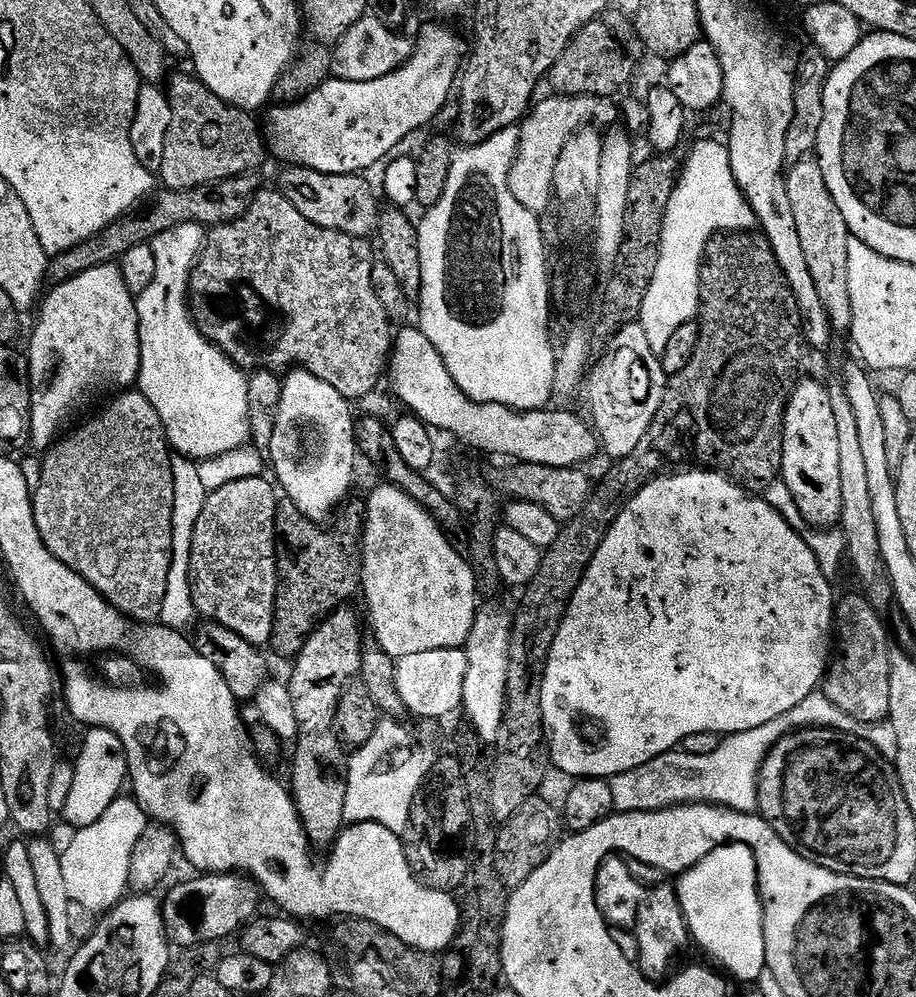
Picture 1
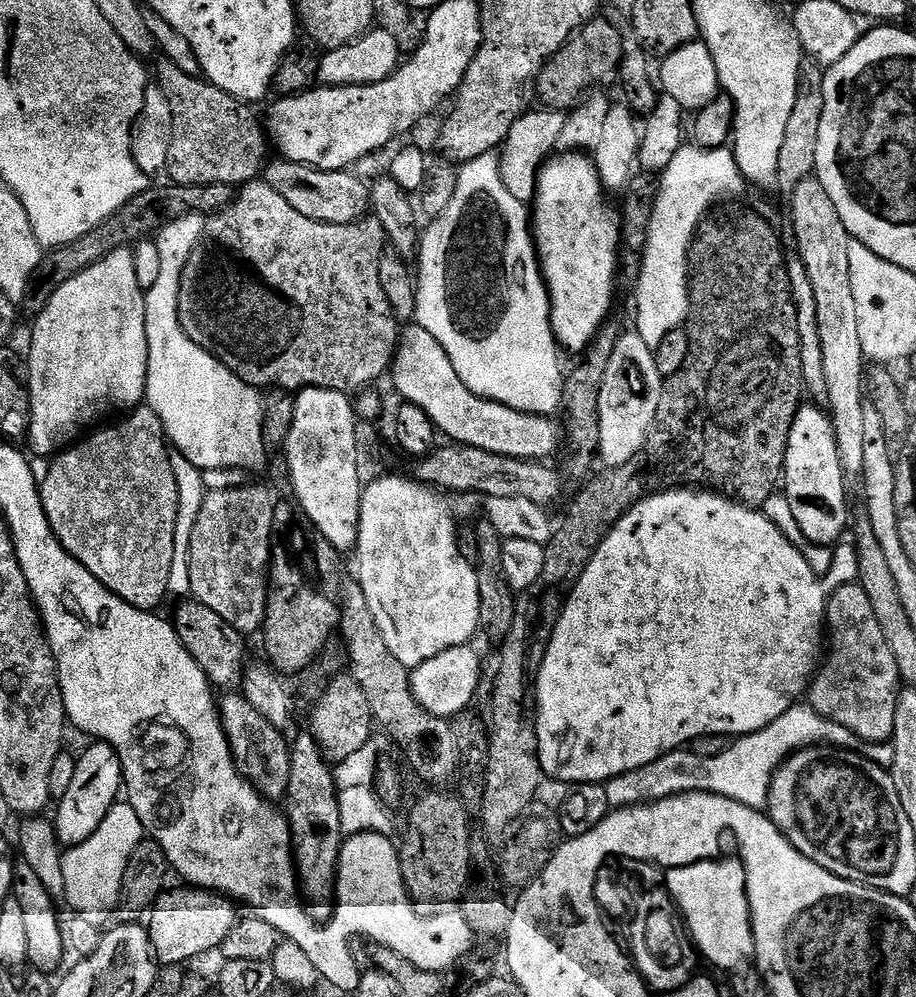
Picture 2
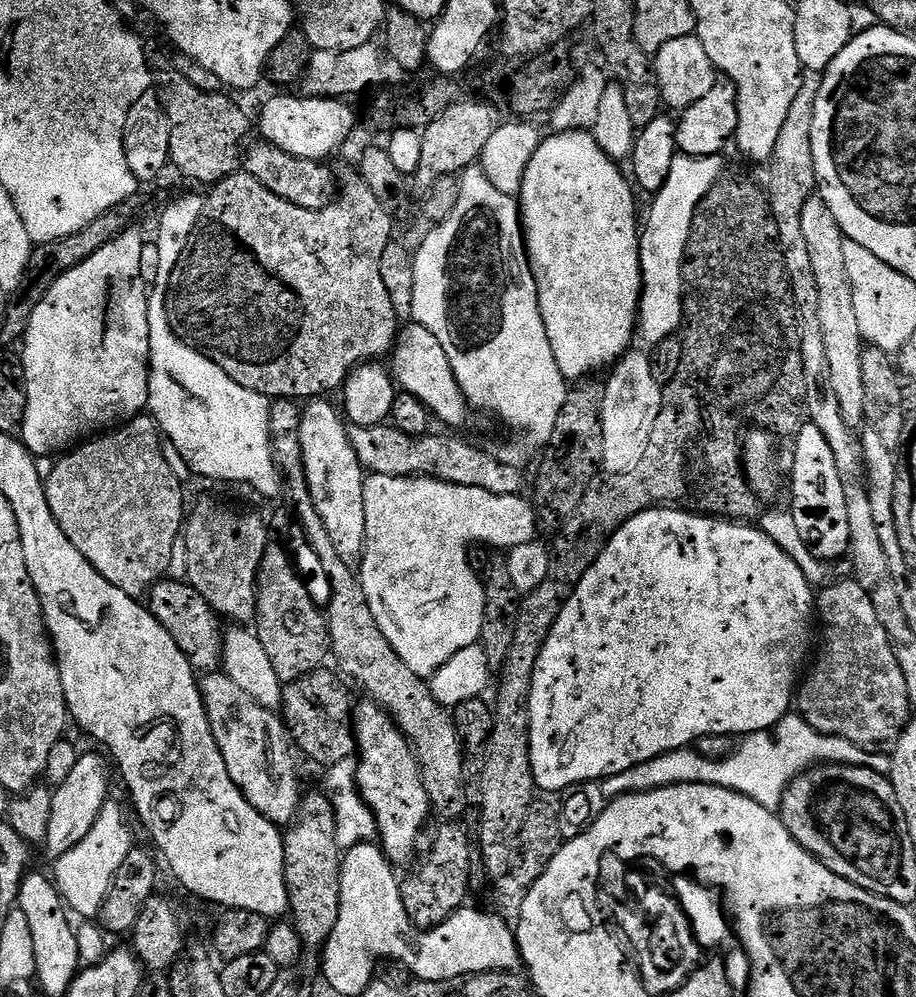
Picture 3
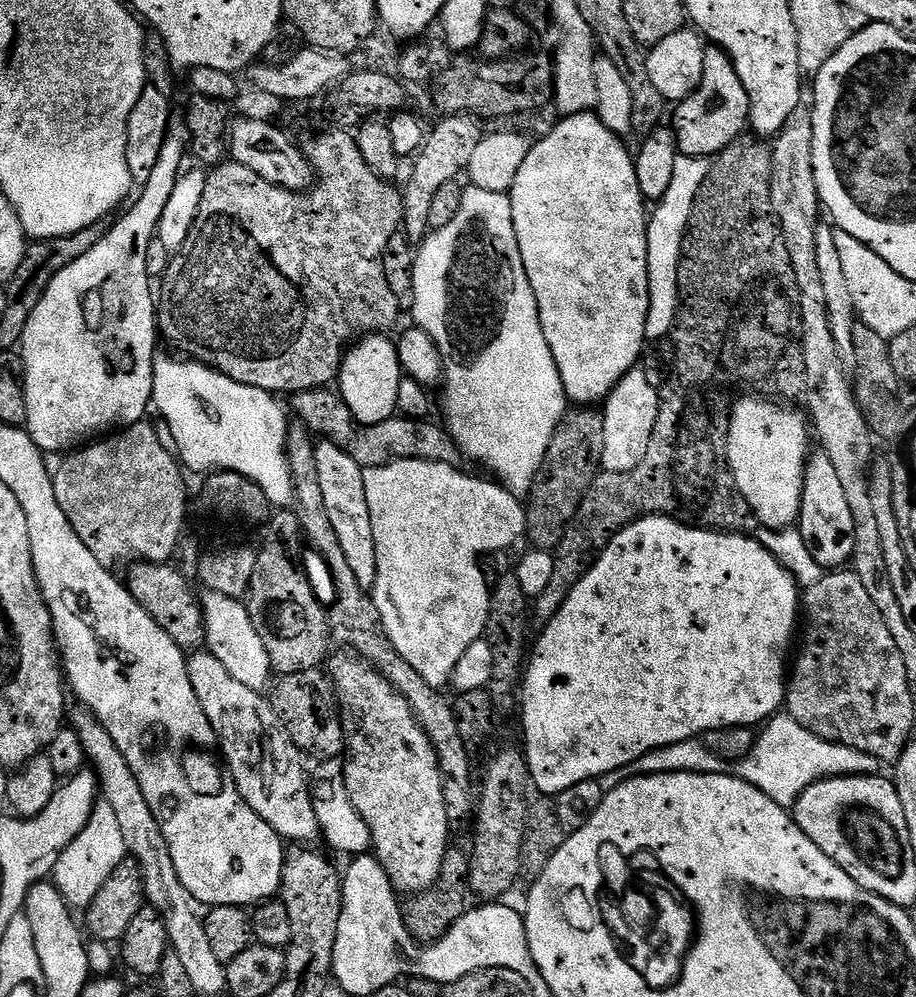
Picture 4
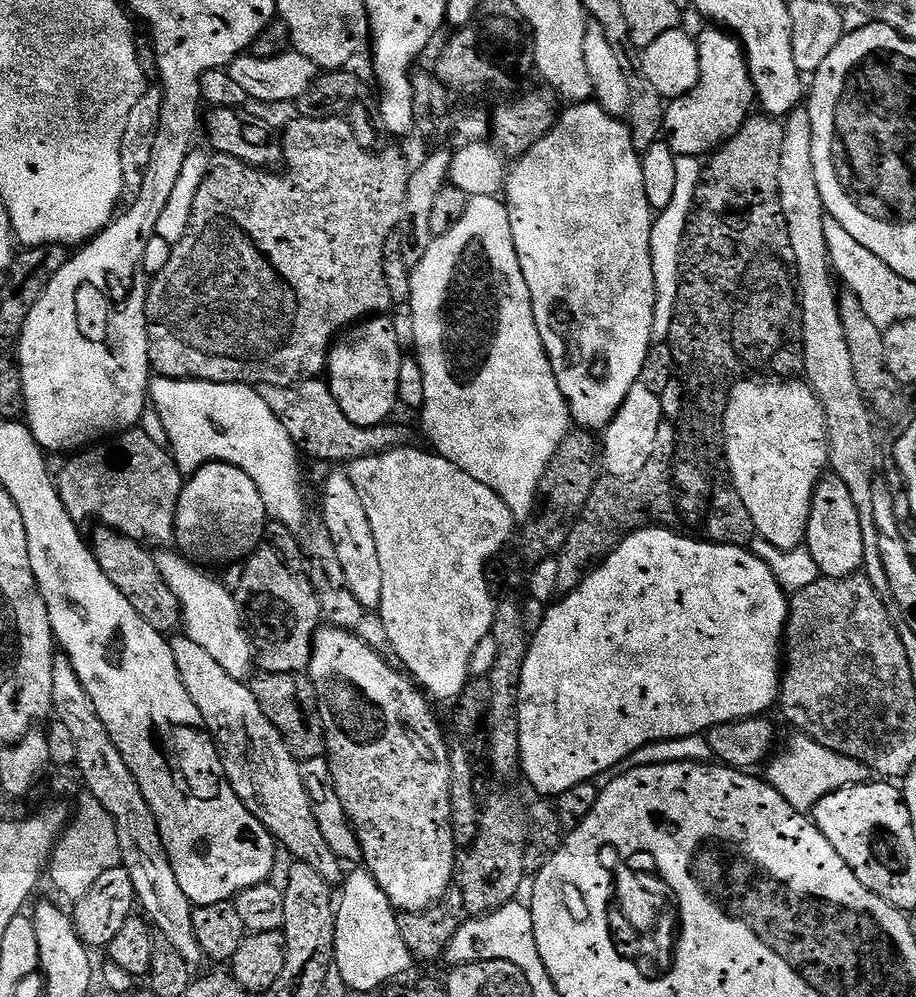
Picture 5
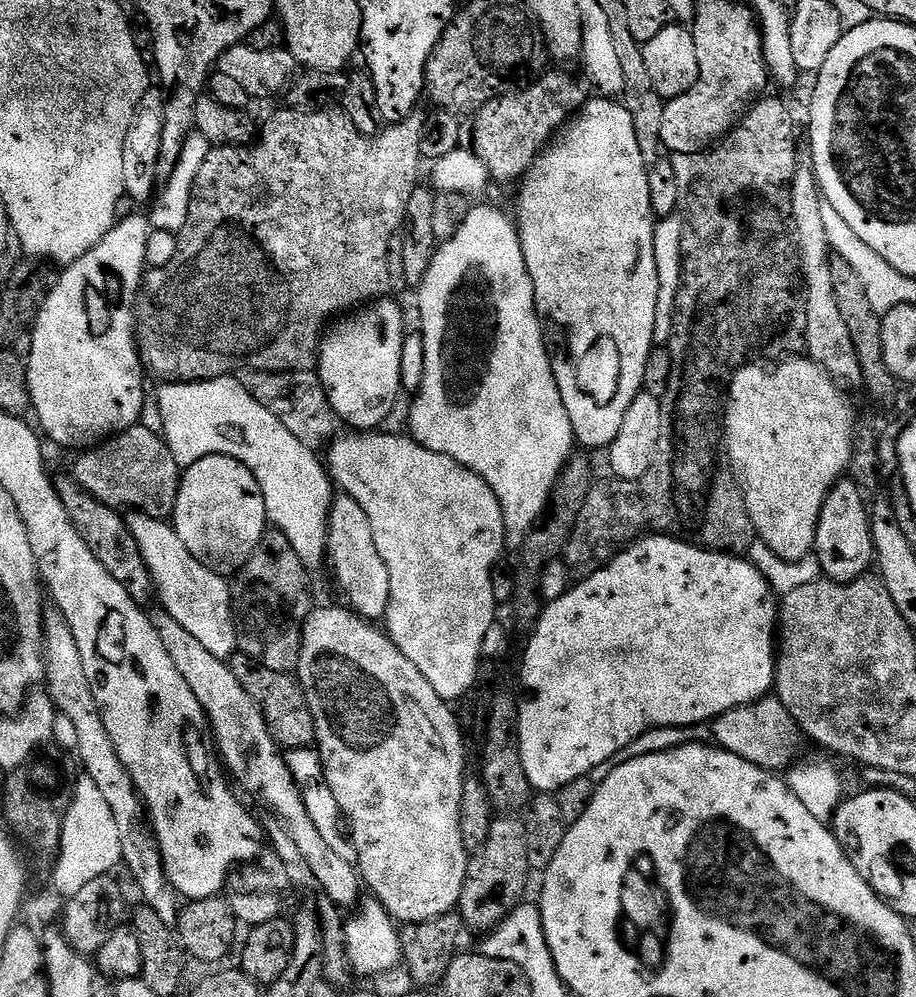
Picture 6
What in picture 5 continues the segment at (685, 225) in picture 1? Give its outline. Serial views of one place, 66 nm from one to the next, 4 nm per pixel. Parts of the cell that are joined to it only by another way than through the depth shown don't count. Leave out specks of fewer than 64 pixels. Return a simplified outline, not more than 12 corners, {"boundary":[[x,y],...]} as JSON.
{"boundary":[[677,156],[676,196],[650,238],[656,292],[652,337],[667,339],[680,272],[684,216],[698,168]]}

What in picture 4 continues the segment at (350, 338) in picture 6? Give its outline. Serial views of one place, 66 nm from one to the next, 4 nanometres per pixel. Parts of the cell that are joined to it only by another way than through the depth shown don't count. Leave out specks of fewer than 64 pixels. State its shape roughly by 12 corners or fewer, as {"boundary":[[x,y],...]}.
{"boundary":[[384,334],[344,353],[338,394],[360,424],[397,415],[402,379]]}

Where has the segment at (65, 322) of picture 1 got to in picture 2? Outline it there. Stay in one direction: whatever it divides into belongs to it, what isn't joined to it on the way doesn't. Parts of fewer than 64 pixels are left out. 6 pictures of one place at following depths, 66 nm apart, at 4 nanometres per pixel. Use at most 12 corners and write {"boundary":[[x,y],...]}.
{"boundary":[[136,254],[35,317],[27,443],[51,457],[145,399]]}

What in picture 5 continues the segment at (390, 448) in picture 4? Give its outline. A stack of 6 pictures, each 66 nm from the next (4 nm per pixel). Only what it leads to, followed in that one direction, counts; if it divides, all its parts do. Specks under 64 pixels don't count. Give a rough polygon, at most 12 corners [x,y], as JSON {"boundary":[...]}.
{"boundary":[[327,379],[259,393],[305,457],[351,462],[407,441],[393,422],[363,428]]}

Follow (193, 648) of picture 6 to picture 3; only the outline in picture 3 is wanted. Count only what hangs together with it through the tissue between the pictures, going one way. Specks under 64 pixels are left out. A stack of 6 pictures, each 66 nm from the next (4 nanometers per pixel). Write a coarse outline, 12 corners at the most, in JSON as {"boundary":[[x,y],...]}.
{"boundary":[[223,670],[198,683],[234,786],[277,826],[300,808],[288,725]]}

